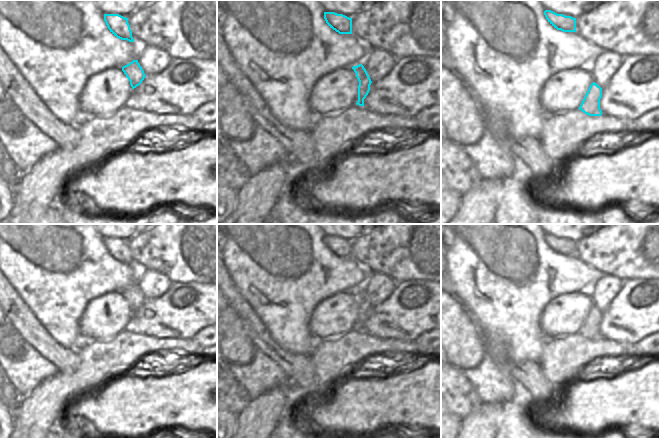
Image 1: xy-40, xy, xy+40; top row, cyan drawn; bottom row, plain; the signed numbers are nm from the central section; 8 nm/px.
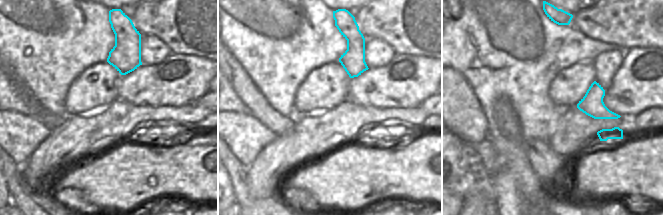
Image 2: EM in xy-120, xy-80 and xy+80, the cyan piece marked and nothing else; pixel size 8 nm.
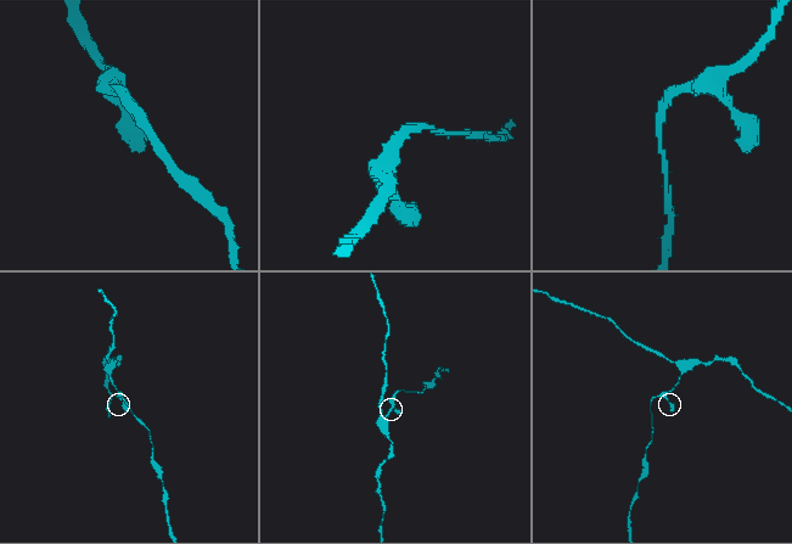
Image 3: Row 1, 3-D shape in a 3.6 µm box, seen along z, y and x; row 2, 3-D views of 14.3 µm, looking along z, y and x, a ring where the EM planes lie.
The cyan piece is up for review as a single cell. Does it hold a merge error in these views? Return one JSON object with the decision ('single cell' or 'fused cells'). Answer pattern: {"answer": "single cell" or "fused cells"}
{"answer": "single cell"}

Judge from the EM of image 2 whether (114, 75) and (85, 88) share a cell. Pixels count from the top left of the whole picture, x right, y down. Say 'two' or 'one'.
one

